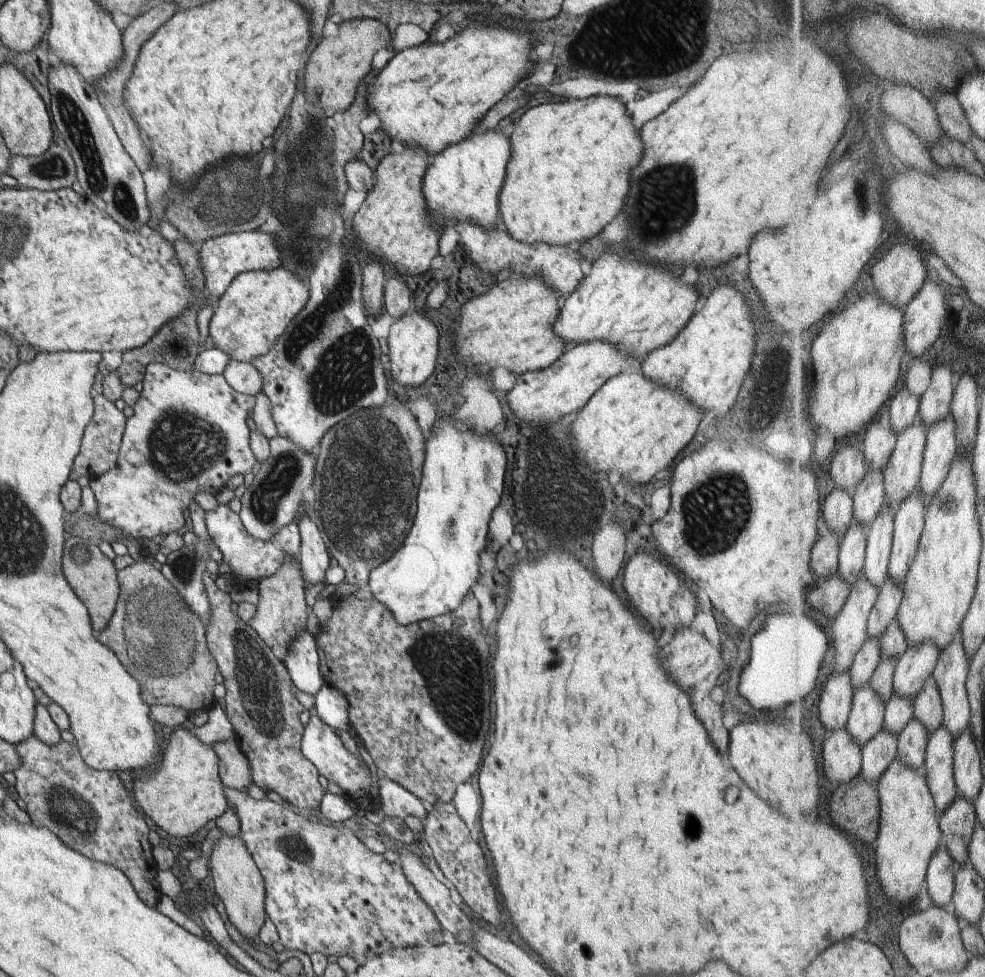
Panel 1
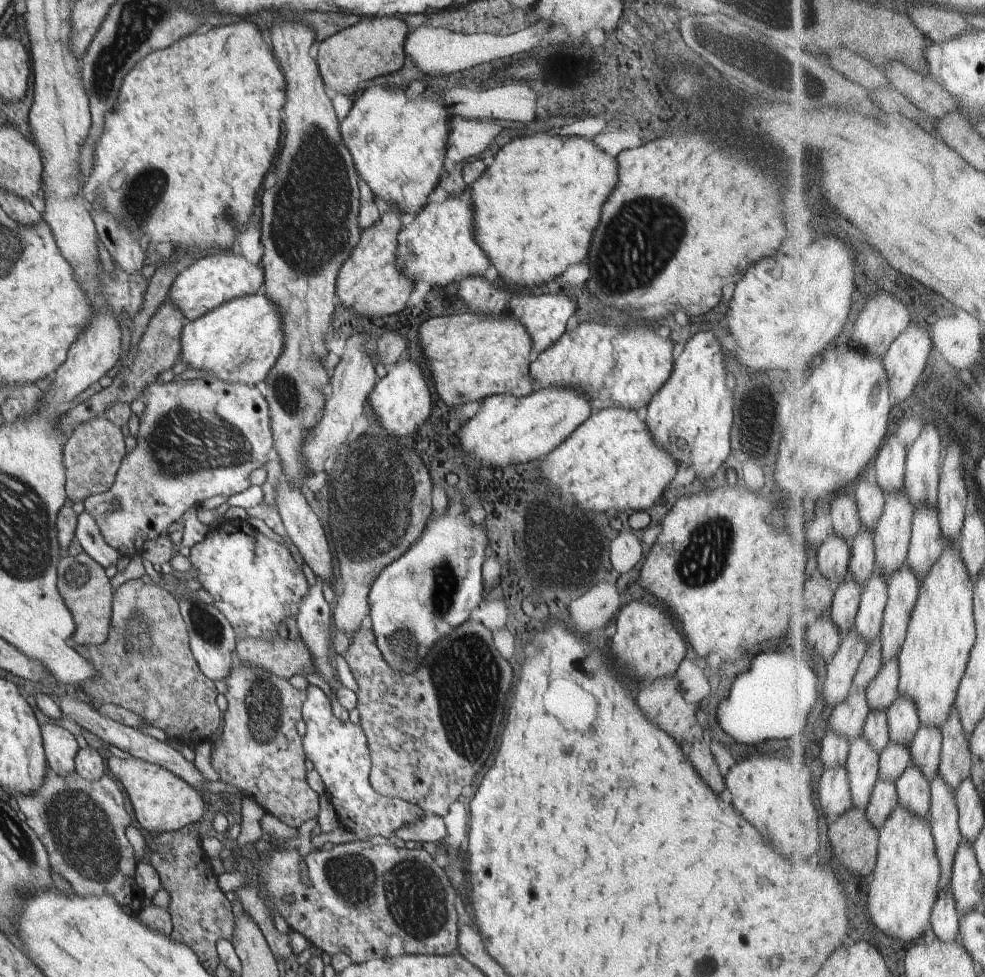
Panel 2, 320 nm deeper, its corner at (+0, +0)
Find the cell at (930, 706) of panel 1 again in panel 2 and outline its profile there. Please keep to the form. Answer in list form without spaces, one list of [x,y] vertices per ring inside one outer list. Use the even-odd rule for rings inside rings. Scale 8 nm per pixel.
[[[922,727],[910,746],[914,755],[914,766],[921,768],[932,781],[940,776],[945,734],[942,729]]]

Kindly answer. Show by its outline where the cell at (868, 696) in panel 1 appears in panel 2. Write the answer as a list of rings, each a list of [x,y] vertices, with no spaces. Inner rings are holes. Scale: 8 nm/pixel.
[[[865,736],[854,742],[847,769],[851,774],[855,806],[867,812],[881,781],[881,754]]]

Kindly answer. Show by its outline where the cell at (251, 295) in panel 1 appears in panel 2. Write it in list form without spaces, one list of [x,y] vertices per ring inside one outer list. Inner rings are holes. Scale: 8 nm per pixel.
[[[260,291],[222,303],[195,321],[186,321],[181,330],[179,360],[186,362],[188,369],[204,370],[224,382],[254,387],[276,364],[283,342],[281,314]]]

